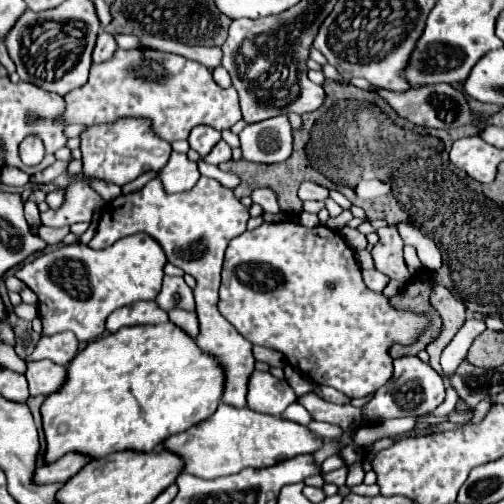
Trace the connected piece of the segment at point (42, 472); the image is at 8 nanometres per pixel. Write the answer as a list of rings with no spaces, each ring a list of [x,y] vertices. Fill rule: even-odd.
[[[62,456],[60,460],[46,464],[46,466],[38,466],[34,470],[34,484],[54,484],[54,482],[62,482],[72,478],[88,460],[84,460],[84,456]]]

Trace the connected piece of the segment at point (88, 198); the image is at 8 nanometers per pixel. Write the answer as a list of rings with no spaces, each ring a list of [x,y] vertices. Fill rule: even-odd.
[[[72,182],[66,188],[64,202],[58,210],[48,210],[42,214],[44,226],[72,226],[74,222],[90,222],[92,212],[102,206],[104,200],[86,184],[86,182]]]

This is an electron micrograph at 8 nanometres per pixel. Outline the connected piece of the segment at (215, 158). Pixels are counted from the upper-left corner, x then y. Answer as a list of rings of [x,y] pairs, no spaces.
[[[220,140],[220,142],[204,156],[204,162],[208,162],[208,164],[222,164],[222,162],[228,162],[230,158],[232,158],[230,146],[228,146],[224,140]]]

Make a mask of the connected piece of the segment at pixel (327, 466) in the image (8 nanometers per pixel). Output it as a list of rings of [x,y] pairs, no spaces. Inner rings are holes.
[[[334,454],[328,457],[321,465],[321,473],[326,474],[330,471],[339,469],[345,466],[344,460],[341,458],[339,454]]]

